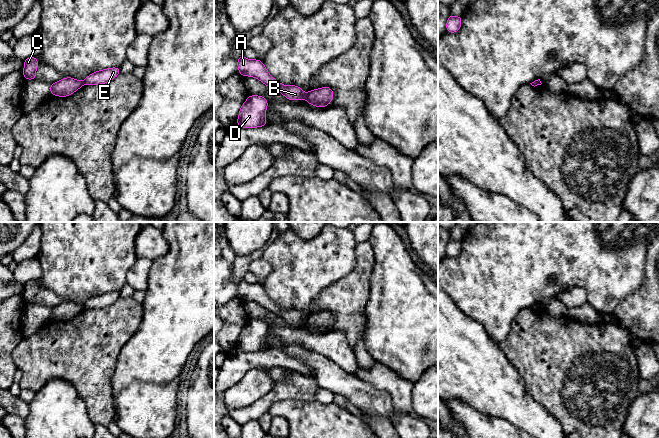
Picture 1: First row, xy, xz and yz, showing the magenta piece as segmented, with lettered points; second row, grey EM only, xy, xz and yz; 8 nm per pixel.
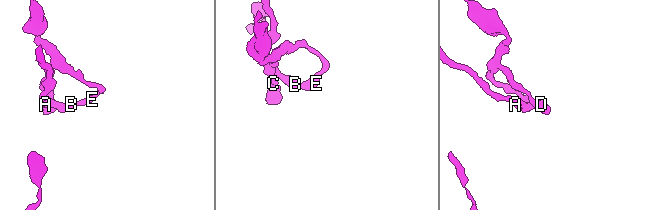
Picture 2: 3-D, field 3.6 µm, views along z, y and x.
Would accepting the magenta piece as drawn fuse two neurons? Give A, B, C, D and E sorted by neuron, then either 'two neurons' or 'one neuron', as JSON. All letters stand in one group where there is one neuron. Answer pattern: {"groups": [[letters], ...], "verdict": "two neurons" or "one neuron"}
{"groups": [["A", "B"], ["C", "D", "E"]], "verdict": "two neurons"}

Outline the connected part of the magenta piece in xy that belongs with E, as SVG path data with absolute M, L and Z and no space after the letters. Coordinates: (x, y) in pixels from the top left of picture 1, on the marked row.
M120 67L106 68L89 74L84 80L84 85L101 85L112 81L120 74Z

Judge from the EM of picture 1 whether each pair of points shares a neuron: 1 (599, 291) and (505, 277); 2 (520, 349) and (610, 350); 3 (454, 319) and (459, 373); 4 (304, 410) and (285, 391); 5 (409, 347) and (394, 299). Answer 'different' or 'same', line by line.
1: same
2: same
3: same
4: different
5: same

